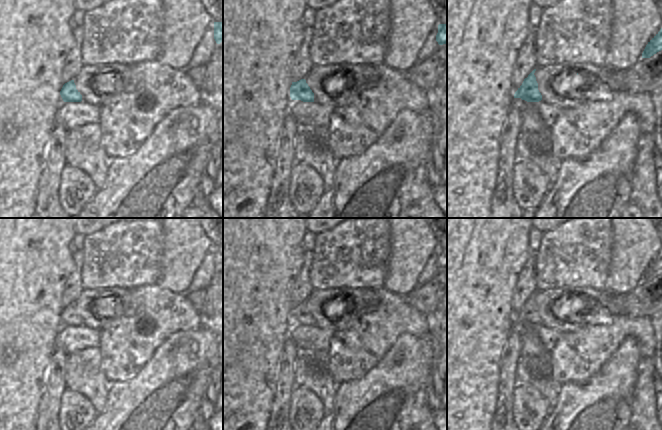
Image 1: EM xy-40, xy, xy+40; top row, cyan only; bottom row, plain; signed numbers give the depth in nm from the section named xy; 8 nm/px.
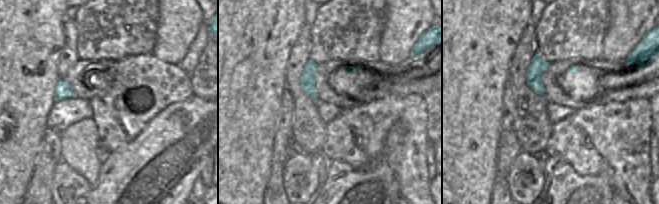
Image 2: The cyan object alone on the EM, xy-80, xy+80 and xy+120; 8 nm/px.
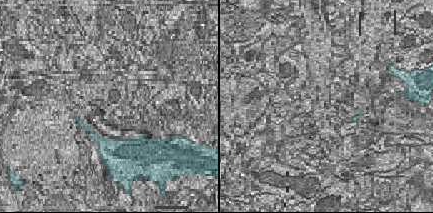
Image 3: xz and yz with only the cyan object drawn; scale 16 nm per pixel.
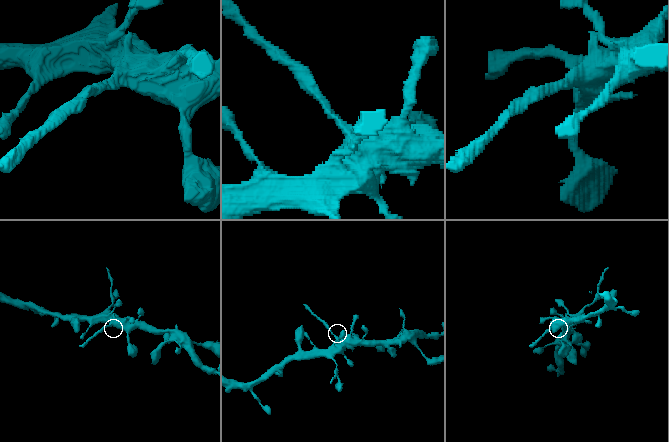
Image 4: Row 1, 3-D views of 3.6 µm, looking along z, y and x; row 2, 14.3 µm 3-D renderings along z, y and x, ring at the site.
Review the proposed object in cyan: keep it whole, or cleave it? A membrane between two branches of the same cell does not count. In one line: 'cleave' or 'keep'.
cleave

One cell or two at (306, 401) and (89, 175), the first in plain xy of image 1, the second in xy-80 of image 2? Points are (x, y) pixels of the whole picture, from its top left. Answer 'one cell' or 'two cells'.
two cells

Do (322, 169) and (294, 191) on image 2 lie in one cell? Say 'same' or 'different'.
different

